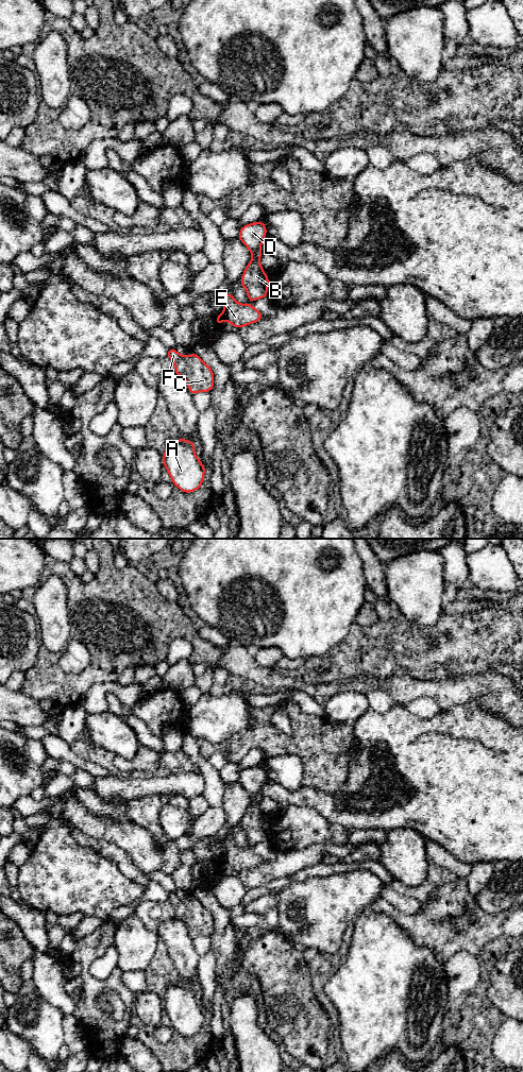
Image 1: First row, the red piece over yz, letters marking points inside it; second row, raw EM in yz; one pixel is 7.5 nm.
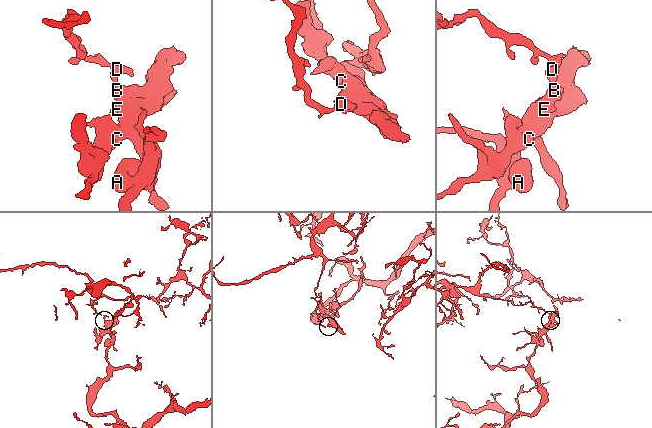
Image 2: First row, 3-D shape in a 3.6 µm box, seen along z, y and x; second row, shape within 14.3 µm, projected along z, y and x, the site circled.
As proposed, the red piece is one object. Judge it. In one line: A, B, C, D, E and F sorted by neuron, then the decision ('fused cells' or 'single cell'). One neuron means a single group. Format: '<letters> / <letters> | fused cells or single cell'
A D / B C E F | fused cells

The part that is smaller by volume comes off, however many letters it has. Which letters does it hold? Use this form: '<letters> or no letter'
B, C, E, F

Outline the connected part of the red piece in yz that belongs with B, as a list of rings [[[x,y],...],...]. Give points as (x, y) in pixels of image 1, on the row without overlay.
[[[251,804],[240,823],[250,845],[267,841],[269,822],[263,814],[259,804]]]

